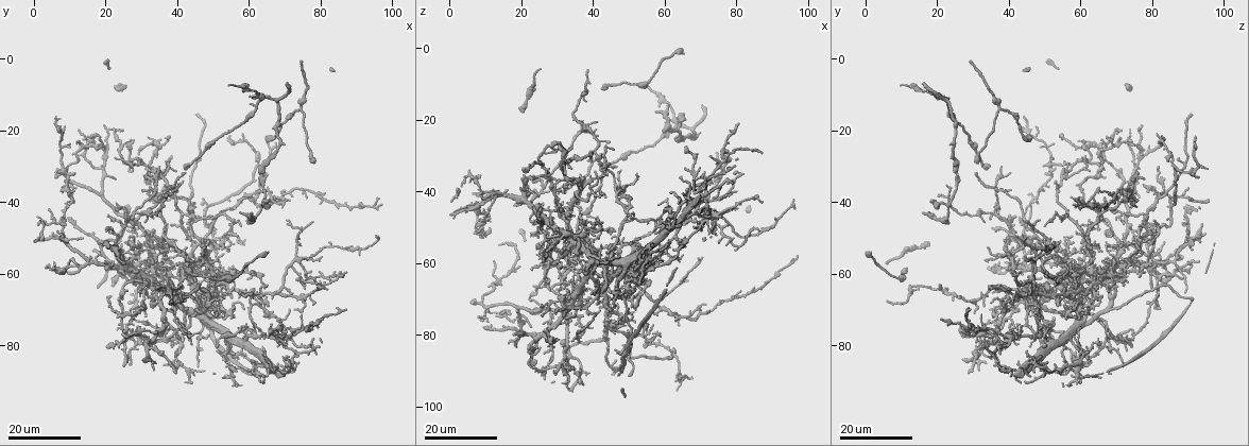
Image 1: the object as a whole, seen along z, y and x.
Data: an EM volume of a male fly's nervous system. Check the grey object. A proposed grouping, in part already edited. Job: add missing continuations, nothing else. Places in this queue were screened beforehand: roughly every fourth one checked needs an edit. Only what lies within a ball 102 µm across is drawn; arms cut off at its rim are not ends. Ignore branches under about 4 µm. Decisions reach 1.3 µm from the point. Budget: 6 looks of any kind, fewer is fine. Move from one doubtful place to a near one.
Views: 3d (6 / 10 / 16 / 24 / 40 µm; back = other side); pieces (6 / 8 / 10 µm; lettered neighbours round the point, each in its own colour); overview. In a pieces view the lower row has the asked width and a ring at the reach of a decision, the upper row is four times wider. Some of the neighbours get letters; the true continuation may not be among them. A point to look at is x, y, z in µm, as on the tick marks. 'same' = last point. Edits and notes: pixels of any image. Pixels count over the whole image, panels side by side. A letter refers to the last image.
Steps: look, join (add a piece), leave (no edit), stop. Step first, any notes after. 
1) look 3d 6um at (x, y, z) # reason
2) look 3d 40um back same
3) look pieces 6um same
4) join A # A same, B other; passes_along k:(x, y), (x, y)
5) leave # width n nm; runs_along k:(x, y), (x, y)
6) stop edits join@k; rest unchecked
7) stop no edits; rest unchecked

look 3d 24um at (10.0, 59.0, 41.5) # branch stops here

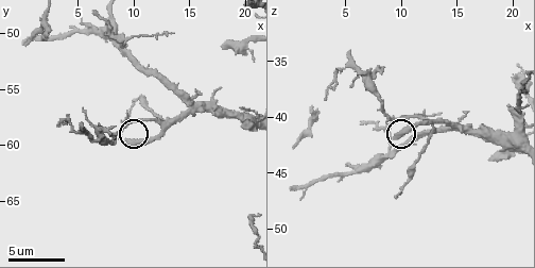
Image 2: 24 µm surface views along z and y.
look pieces 6um at (9.4, 59.8, 41.8)

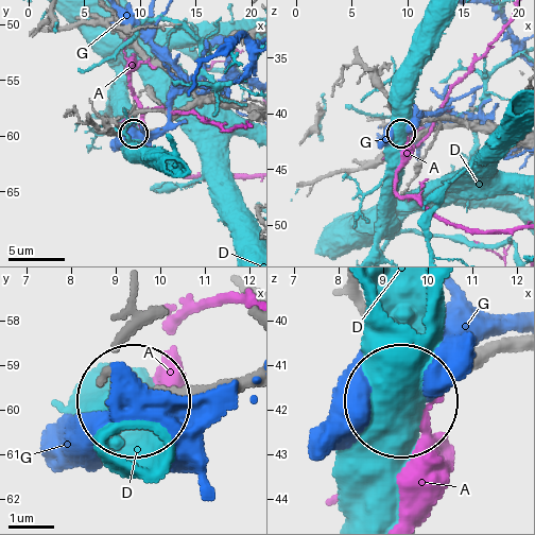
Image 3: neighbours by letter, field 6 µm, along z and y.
leave # A other, D other, G other; none of them fits

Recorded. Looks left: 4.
look pieces 6um at (19.8, 58.2, 39.2) # free end

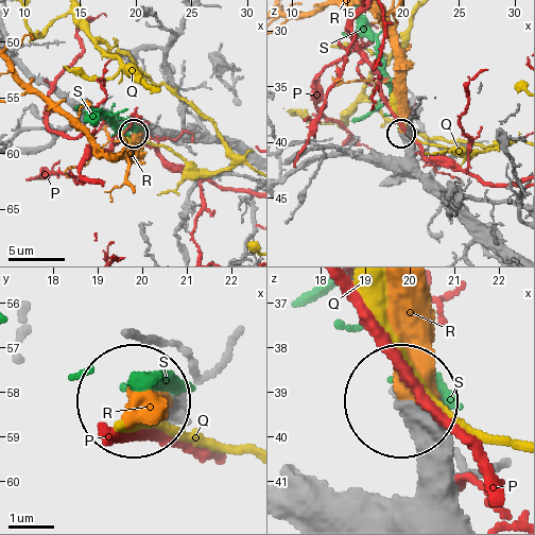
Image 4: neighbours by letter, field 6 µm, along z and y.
join R # P other, Q other, R same, S other; it goes on there

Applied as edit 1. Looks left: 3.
look 3d 16um at (46.5, 28.0, 87.0) # tapers out

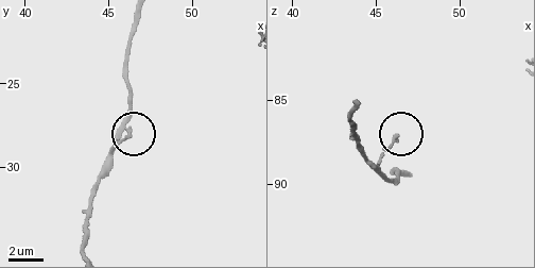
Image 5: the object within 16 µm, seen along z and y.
look pieces 8um same

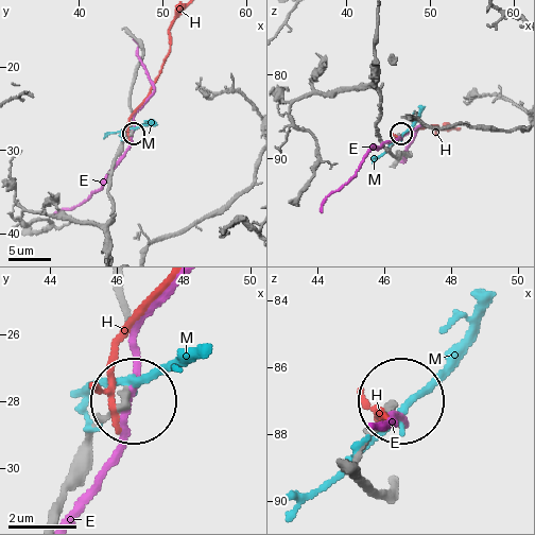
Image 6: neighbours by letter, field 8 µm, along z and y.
leave # E other, H other, M other; runs_along 6:(107, 249), (111, 164), (123, 140), (133, 134); none of them fits

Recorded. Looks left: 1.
stop edits join@4; rest unchecked

